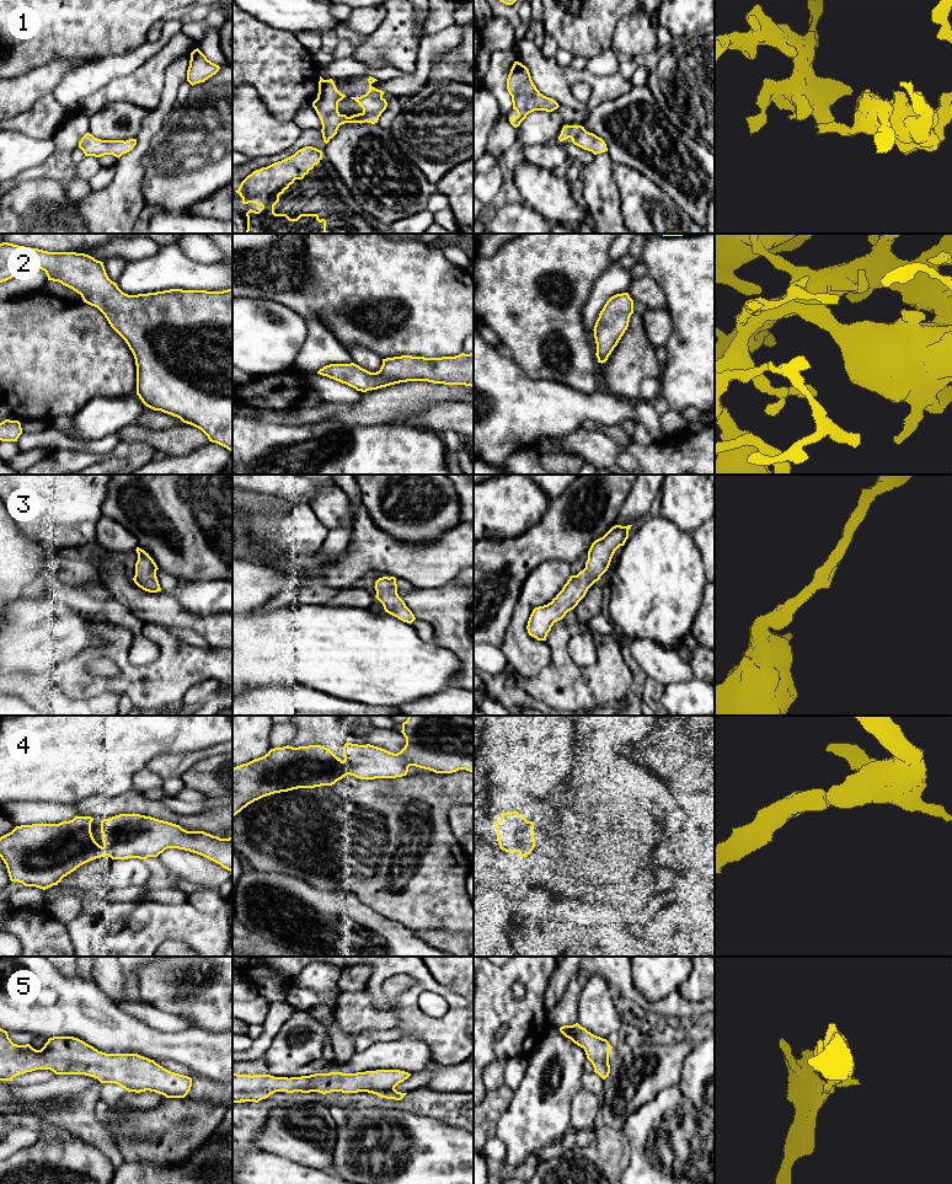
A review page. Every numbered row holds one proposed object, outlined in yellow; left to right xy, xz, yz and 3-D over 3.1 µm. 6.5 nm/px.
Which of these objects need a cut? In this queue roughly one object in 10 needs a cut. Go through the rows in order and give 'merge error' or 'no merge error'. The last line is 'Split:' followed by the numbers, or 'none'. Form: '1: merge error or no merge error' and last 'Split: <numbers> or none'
1: no merge error
2: no merge error
3: no merge error
4: no merge error
5: no merge error
Split: none

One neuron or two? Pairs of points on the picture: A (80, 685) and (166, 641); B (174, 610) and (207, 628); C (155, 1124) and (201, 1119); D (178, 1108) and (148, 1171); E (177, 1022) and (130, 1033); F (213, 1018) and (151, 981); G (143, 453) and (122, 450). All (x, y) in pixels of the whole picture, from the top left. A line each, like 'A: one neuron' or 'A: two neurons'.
A: one neuron
B: one neuron
C: one neuron
D: two neurons
E: two neurons
F: one neuron
G: one neuron

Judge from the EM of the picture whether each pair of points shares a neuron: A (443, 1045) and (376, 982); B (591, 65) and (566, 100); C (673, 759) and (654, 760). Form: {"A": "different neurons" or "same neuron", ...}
{"A": "same neuron", "B": "different neurons", "C": "same neuron"}

